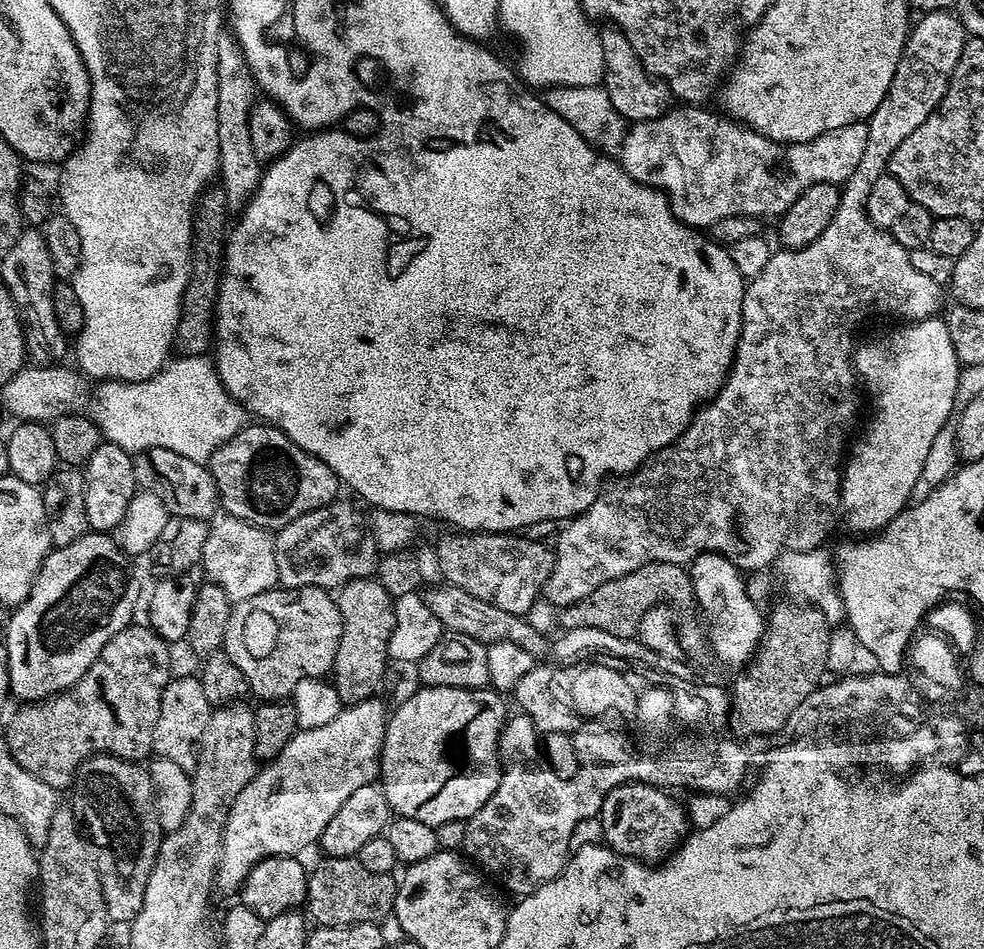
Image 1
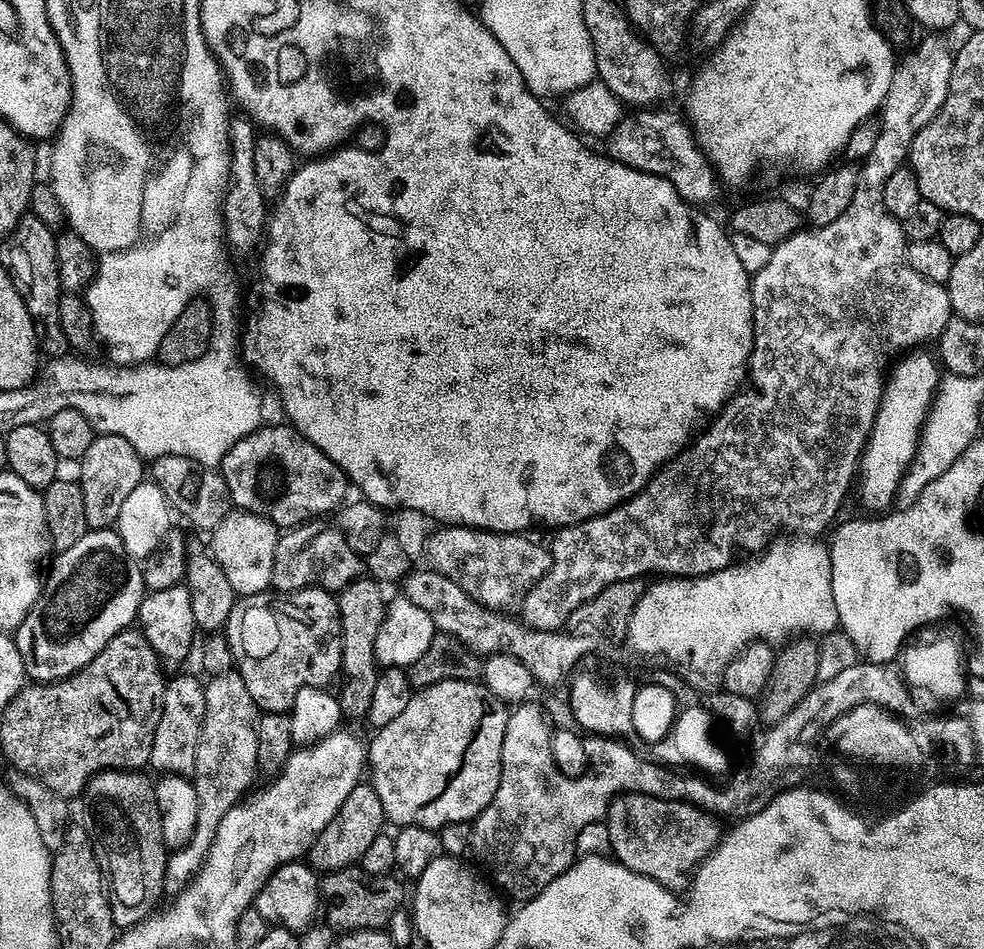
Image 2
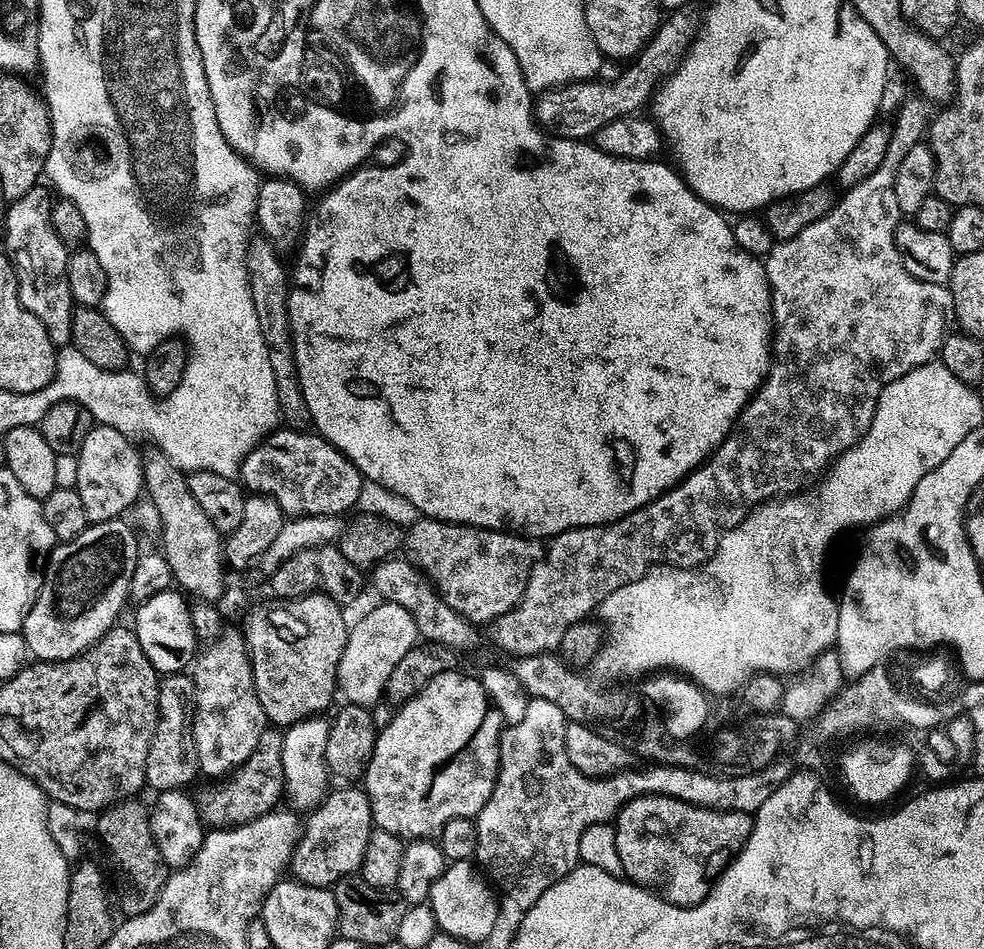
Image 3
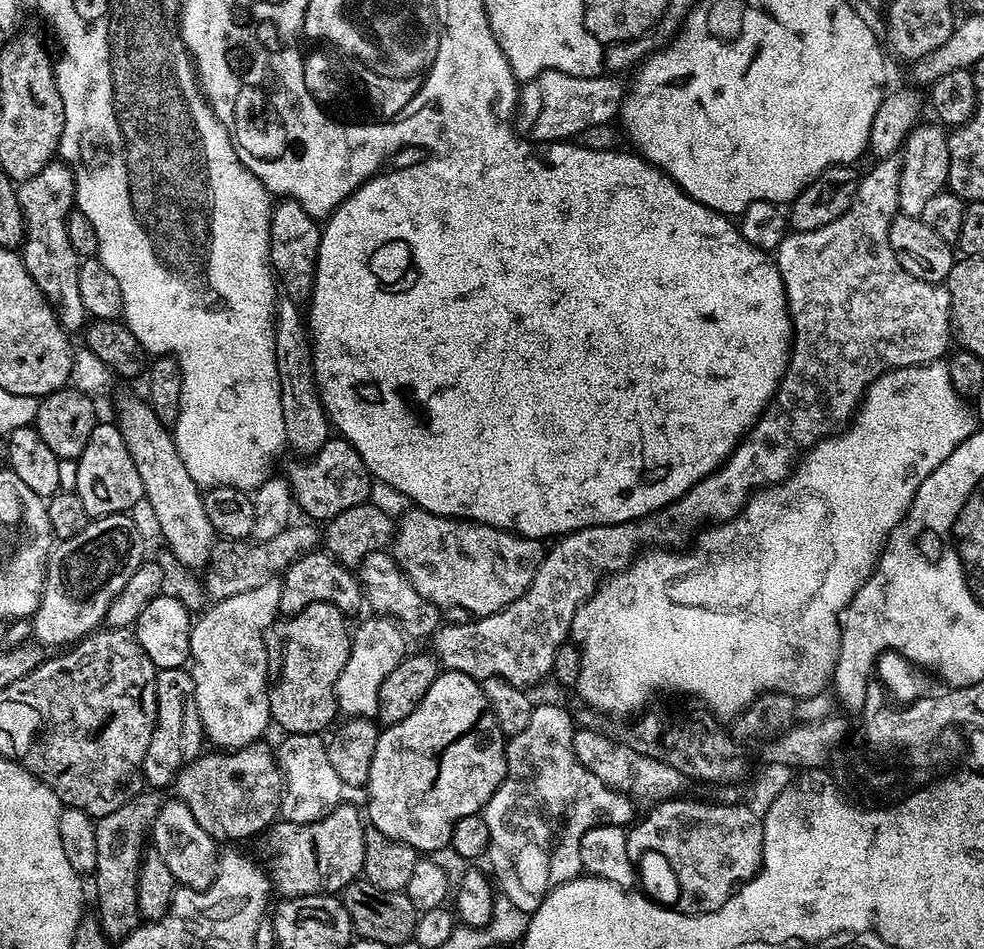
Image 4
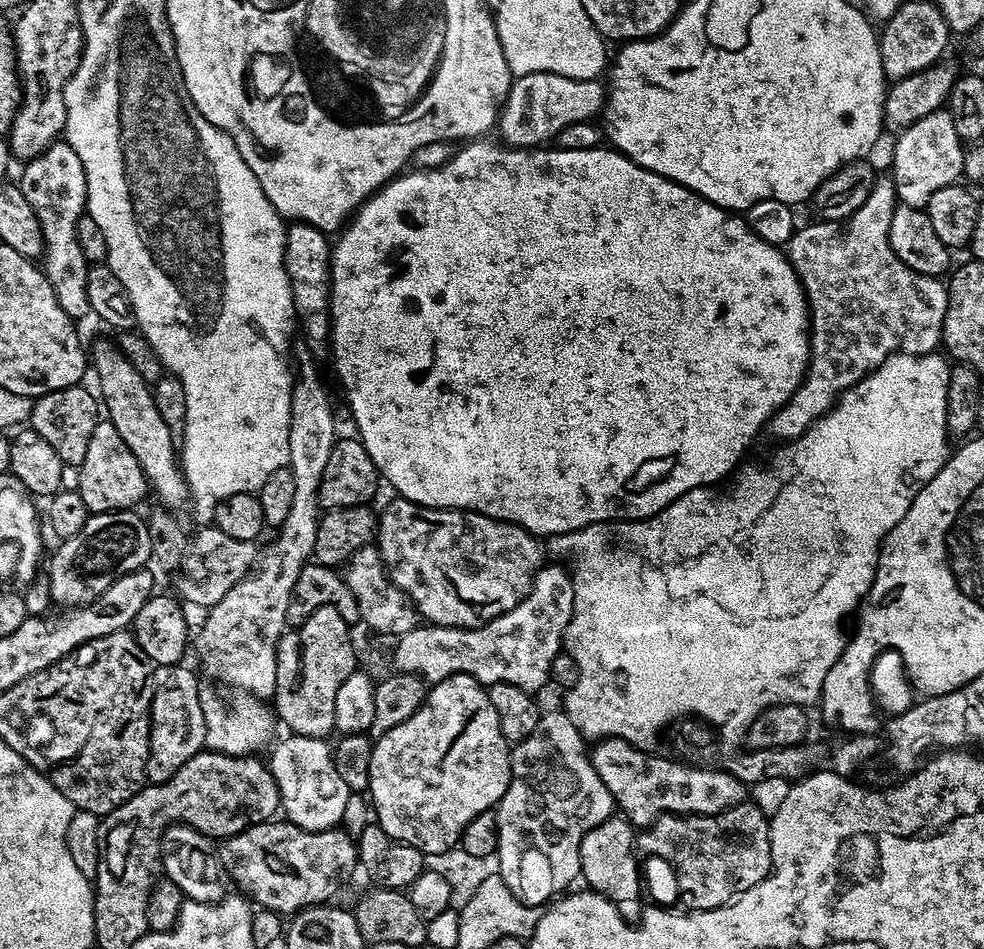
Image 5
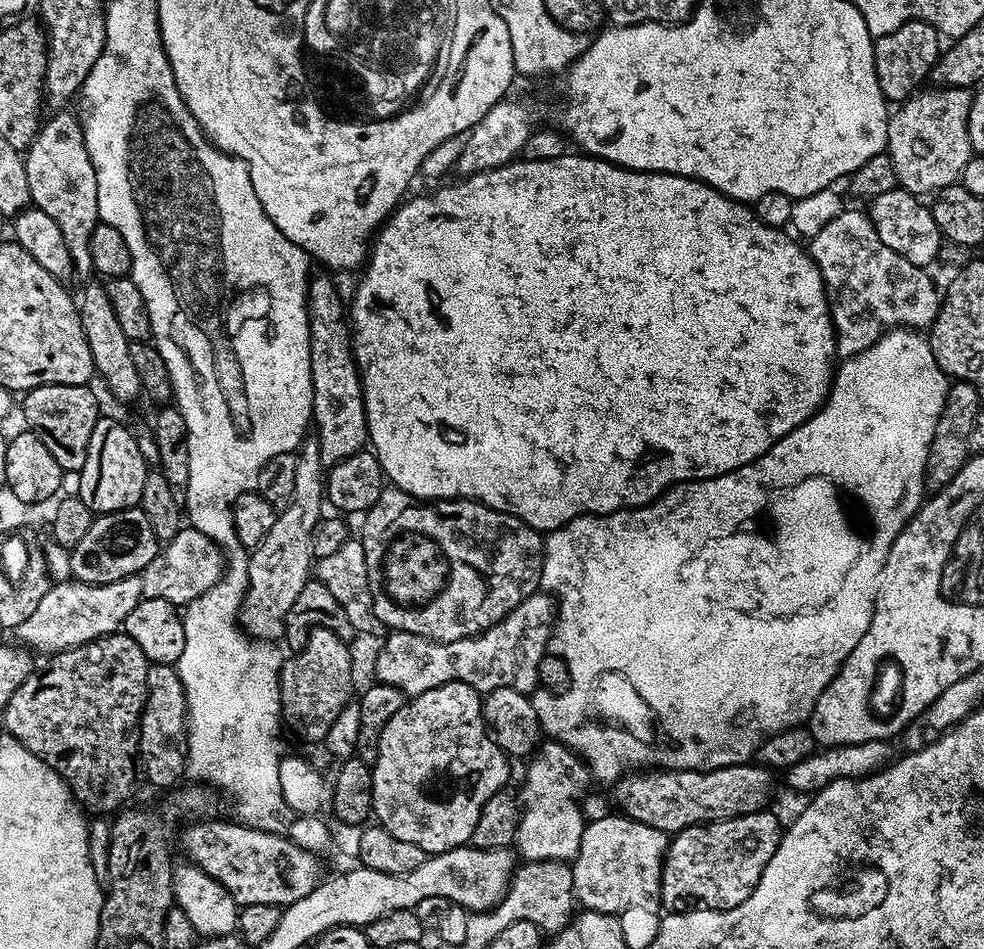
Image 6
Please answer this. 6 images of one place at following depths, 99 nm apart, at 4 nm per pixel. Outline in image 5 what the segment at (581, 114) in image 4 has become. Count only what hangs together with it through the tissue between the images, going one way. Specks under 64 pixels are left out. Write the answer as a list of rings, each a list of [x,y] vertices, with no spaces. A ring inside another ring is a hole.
[[[545,72],[515,77],[512,88],[504,100],[504,107],[500,109],[498,133],[500,132],[501,137],[499,136],[499,139],[509,148],[534,148],[547,145],[555,141],[556,135],[562,129],[574,122],[595,121],[603,113],[605,99],[606,88],[599,79],[575,80],[566,78],[562,74],[546,74]]]

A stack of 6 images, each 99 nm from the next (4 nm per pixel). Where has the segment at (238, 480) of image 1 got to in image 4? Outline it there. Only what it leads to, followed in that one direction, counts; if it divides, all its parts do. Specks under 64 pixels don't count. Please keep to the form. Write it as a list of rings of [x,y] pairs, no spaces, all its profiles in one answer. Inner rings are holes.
[[[329,438],[314,454],[296,459],[300,460],[289,466],[286,479],[292,487],[295,507],[308,515],[305,517],[316,522],[327,522],[354,506],[369,503],[371,496],[368,495],[372,492],[374,477],[348,440]]]

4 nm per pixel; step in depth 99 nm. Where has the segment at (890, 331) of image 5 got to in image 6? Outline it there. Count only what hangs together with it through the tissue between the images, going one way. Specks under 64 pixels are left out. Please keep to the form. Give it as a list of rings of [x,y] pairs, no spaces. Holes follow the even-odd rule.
[[[845,210],[838,214],[838,218],[828,220],[826,226],[822,226],[822,230],[818,230],[818,234],[814,234],[810,238],[810,255],[814,263],[818,266],[818,270],[822,274],[822,282],[824,289],[828,295],[828,309],[832,315],[832,327],[836,338],[836,350],[841,357],[847,358],[857,356],[862,350],[866,350],[870,346],[874,346],[874,342],[880,339],[885,332],[894,328],[910,328],[913,330],[928,330],[936,320],[937,314],[940,312],[940,302],[942,299],[941,289],[936,289],[936,284],[927,275],[925,269],[914,266],[914,262],[906,262],[906,258],[902,258],[902,254],[894,254],[894,250],[890,250],[890,246],[886,246],[886,242],[882,242],[882,238],[878,238],[878,230],[874,230],[874,222],[871,215],[867,211],[851,212]]]

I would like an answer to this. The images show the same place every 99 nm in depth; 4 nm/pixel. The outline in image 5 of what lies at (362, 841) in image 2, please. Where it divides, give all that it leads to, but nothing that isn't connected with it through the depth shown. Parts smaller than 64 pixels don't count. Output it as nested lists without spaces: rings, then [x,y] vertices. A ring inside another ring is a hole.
[[[273,818],[264,824],[251,824],[246,830],[221,839],[218,851],[229,881],[235,887],[237,884],[240,887],[237,889],[243,895],[255,901],[260,908],[268,908],[271,912],[281,914],[295,914],[301,908],[331,901],[331,896],[343,886],[344,879],[352,871],[357,871],[356,840],[348,837],[342,829],[343,827],[337,826],[321,832],[311,832],[302,830],[296,824],[289,824],[287,819]]]

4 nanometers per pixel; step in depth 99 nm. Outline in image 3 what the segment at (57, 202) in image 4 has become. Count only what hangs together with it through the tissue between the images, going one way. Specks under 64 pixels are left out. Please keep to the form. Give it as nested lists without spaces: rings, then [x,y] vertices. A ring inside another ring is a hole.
[[[44,186],[31,188],[22,198],[11,201],[7,205],[8,213],[4,216],[4,248],[9,262],[16,271],[18,294],[22,306],[46,326],[46,334],[50,334],[50,342],[57,346],[71,345],[70,322],[74,301],[70,294],[70,282],[66,282],[66,266],[68,265],[68,249],[54,234],[54,226],[50,226],[50,210],[53,197],[48,196],[49,189]]]

